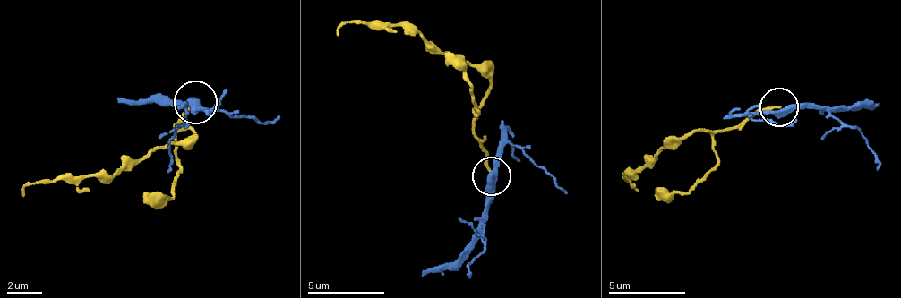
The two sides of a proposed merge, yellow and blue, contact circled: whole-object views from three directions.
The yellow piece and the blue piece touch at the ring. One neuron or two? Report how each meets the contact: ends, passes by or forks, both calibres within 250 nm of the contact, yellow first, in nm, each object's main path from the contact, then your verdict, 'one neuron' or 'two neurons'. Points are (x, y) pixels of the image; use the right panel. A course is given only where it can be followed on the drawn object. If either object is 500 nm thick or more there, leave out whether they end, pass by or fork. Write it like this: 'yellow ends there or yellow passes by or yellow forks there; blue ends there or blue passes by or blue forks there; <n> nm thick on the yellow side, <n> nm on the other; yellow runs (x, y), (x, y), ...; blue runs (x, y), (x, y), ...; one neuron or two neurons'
yellow ends there; blue passes by; 170 nm thick on the yellow side, 440 nm on the other; yellow runs (780, 106), (757, 109), (730, 129), (699, 129), (660, 152), (626, 179), (638, 191); blue runs (780, 109), (826, 109), (853, 125), (869, 144), (876, 171); two neurons

